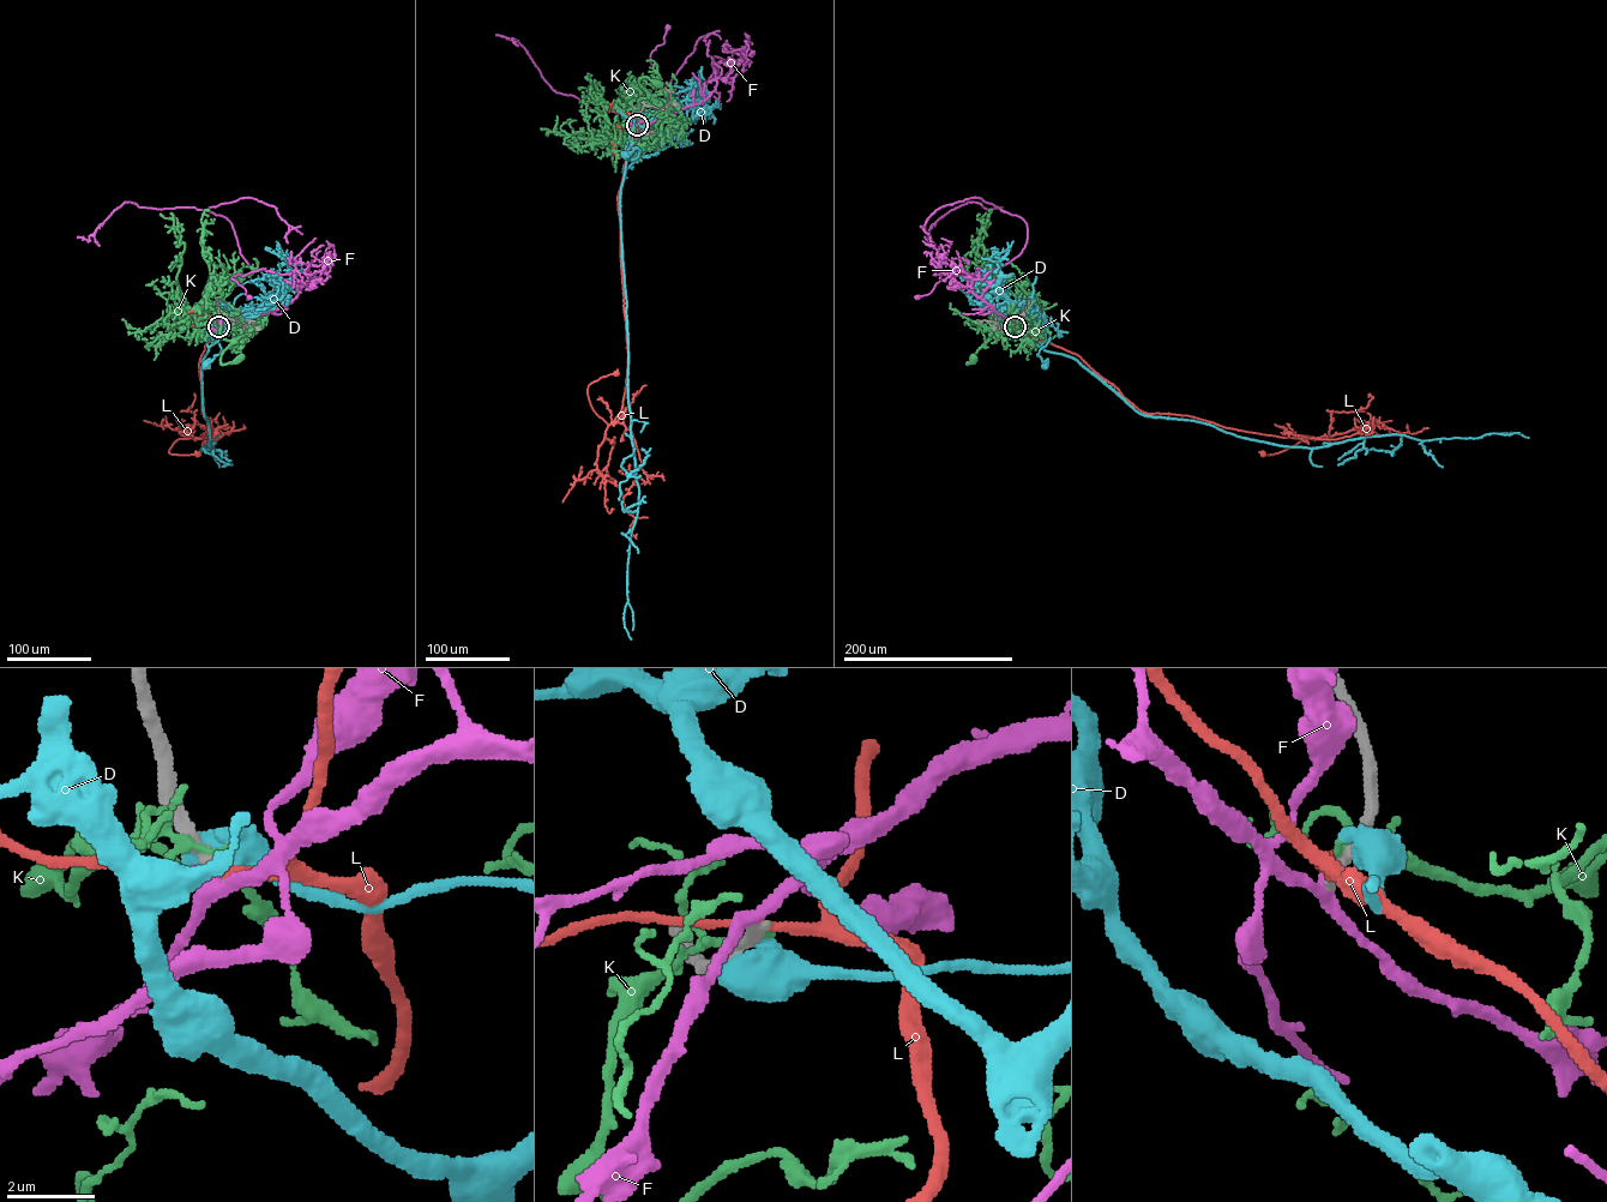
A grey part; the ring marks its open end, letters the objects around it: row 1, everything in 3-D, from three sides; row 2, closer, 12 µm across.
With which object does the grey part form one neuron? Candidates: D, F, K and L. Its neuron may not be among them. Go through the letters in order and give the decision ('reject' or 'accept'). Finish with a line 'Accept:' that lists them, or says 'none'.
D: reject
F: reject
K: reject
L: reject
Accept: none

